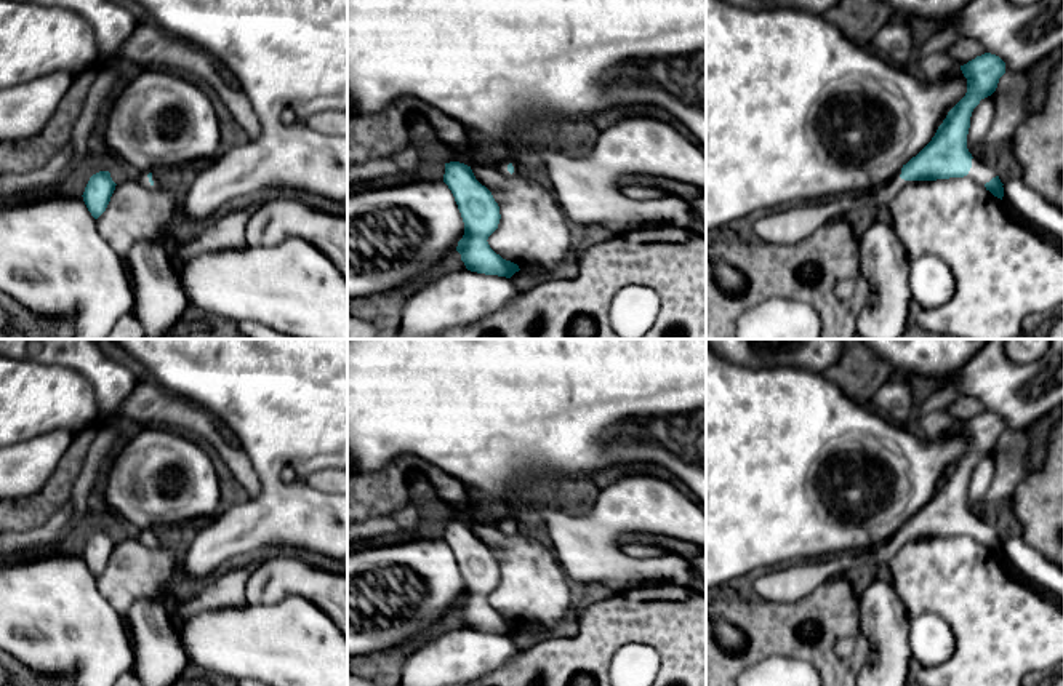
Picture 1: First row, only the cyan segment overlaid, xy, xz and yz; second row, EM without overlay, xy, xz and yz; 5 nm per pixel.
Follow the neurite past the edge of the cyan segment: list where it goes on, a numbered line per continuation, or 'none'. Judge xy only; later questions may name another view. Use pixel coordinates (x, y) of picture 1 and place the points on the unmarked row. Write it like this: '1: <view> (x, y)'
1: xy (143, 538)

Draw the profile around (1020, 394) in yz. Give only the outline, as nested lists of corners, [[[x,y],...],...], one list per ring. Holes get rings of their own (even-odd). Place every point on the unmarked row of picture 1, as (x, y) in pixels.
[[[988,339],[967,365],[943,377],[943,384],[954,384],[962,395],[980,400],[986,411],[1005,421],[1005,430],[1023,433],[1041,417],[1063,406],[1063,339],[1050,339],[1045,353],[1026,365],[1013,363],[1007,357],[1005,341]]]

